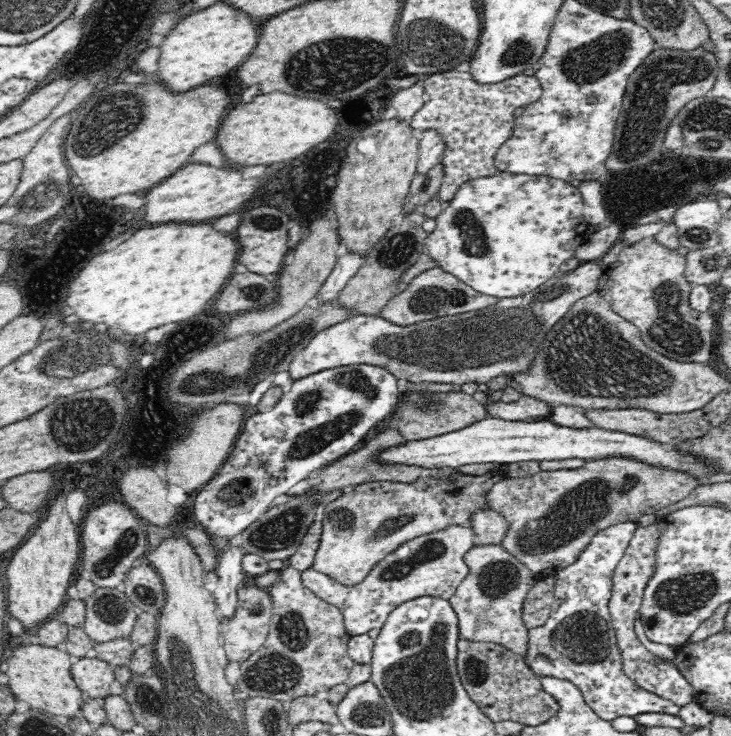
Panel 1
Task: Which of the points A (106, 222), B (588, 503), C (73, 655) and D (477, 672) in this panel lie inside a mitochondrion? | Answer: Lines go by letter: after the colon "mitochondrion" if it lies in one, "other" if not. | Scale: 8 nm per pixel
A: other
B: mitochondrion
C: other
D: mitochondrion

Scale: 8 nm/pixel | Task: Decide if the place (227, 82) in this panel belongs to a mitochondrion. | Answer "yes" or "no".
no

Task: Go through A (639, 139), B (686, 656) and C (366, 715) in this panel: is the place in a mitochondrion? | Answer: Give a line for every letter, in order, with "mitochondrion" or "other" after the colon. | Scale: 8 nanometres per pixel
A: mitochondrion
B: other
C: mitochondrion

